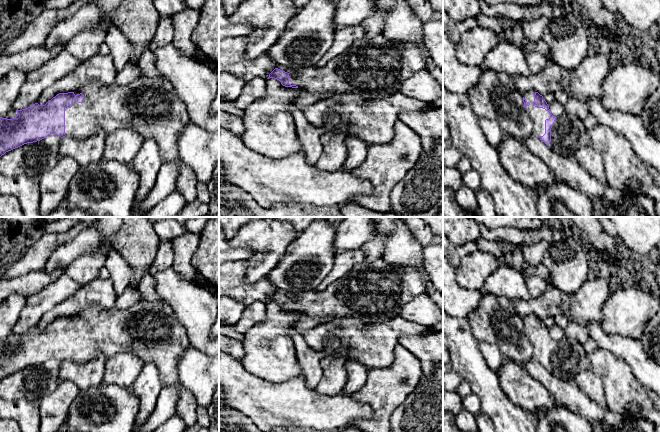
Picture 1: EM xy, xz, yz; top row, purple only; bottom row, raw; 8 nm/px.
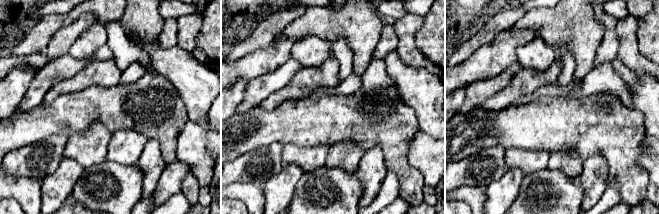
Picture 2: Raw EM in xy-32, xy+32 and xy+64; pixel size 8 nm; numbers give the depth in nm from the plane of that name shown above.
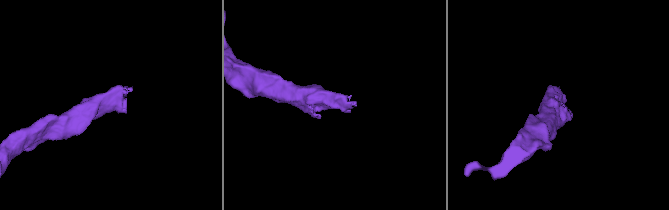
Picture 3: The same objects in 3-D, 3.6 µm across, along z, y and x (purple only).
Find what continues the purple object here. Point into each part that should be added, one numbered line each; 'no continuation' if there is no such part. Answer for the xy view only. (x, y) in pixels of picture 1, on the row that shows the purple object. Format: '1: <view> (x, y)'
1: xy (151, 107)

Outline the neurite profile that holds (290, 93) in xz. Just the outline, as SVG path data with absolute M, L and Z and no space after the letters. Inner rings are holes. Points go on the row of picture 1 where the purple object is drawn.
M267 79L266 94L244 109L245 130L240 135L244 145L271 159L303 154L290 108L296 107L294 98L305 92L285 87L277 79Z

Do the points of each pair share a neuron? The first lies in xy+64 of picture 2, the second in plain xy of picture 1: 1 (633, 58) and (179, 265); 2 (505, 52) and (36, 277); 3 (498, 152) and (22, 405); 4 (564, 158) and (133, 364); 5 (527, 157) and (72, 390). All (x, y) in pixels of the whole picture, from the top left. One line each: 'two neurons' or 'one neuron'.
1: one neuron
2: one neuron
3: two neurons
4: one neuron
5: two neurons

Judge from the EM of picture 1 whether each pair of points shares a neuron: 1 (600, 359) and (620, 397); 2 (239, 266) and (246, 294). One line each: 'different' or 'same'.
1: same
2: same

